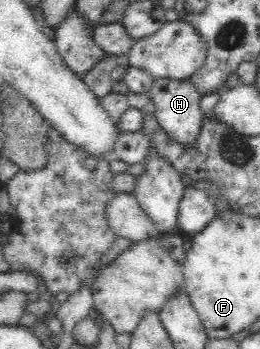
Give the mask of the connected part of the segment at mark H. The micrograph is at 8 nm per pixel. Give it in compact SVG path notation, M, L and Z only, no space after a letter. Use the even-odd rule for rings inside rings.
M154 78L147 94L150 99L150 110L167 135L183 145L193 145L197 141L197 135L201 129L201 117L203 117L204 111L200 108L203 93L197 91L191 78Z

